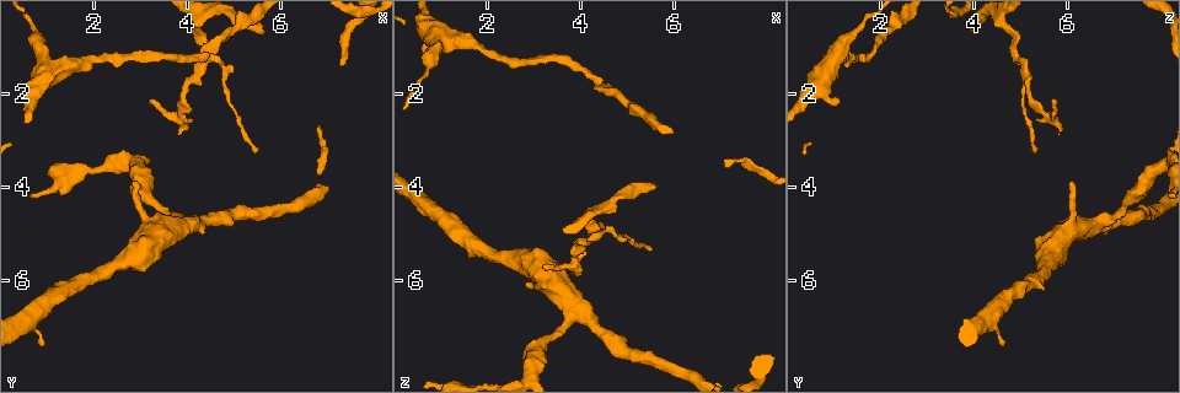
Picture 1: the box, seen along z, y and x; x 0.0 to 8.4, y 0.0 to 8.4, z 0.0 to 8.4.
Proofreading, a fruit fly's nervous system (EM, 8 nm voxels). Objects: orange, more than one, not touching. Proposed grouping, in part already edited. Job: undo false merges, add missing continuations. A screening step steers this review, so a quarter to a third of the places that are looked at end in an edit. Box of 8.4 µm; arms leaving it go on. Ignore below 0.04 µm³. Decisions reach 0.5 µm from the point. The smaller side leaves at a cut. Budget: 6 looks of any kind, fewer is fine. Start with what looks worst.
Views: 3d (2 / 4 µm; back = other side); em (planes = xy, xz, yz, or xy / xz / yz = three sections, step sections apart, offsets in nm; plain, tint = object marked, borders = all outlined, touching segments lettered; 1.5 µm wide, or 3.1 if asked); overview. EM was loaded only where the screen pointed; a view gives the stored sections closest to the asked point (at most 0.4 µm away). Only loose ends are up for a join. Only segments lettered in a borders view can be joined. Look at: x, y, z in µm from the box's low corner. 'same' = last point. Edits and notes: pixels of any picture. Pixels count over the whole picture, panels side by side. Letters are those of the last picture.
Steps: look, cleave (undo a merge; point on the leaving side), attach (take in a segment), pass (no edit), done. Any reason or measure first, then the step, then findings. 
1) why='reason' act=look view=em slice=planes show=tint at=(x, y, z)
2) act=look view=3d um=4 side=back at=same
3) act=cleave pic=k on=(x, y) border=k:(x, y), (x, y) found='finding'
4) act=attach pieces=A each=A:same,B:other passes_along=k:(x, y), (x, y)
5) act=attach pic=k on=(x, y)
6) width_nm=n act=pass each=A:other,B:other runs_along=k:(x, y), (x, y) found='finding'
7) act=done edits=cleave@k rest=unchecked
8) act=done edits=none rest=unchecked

why='an open end' act=look view=em slice=planes show=borders at=(5.60, 0.70, 4.00)

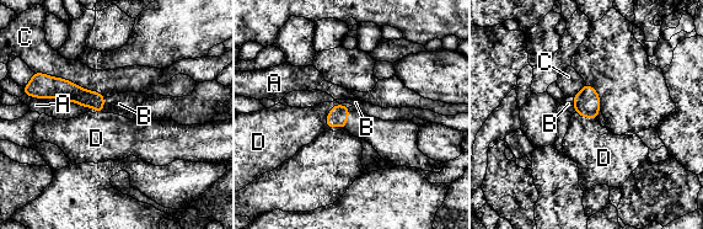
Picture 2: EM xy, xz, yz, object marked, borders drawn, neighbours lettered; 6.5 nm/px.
act=pass each=A:other,B:other,C:other,D:other runs_along=2:(52, 81), (89, 99), (100, 110) found='no lettered segment goes on from it'

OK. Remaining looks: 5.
why='three arms meet' act=look view=3d um=4 at=(0.90, 1.30, 0.95)

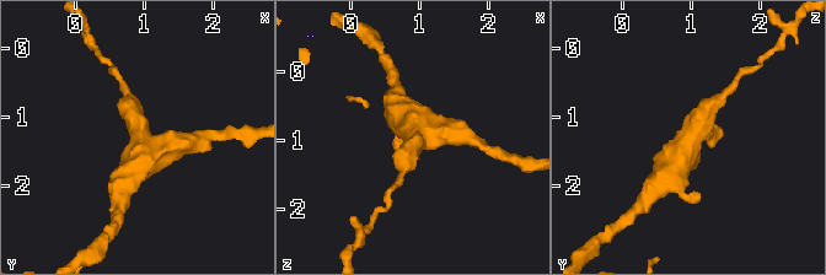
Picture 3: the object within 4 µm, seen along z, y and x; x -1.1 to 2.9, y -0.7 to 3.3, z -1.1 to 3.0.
act=look view=em slice=yz step=8 show=borders at=(0.95, 1.35, 1.00)

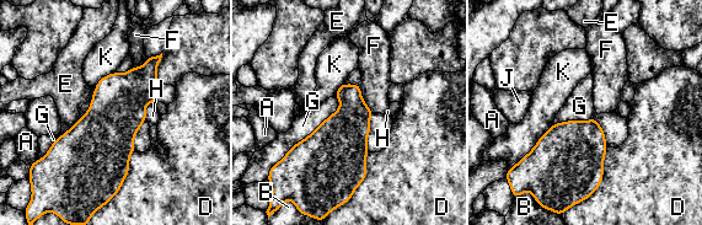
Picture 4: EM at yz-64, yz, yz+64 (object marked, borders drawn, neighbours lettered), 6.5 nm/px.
longest_contact=G:650nm act=pass each=A:other,B:other,D:other,E:other,F:other,G:other,H:other,J:other,K:other found='continuous, no second cell'

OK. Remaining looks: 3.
why='tapers out' act=look view=em slice=planes show=borders at=(2.90, 3.95, 6.10)

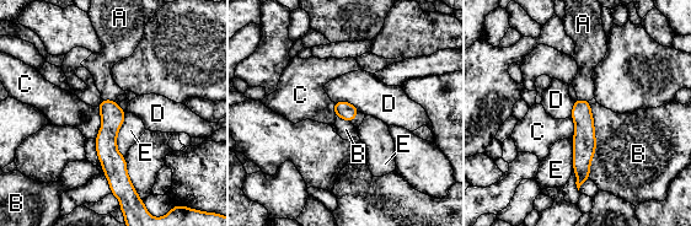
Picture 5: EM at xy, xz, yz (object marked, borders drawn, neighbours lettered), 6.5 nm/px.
width_nm=120 act=attach pieces=A each=A:same,B:other,C:other,D:other,E:other passes_along=5:(112, 116), (108, 100), (100, 64) found='it goes on there'

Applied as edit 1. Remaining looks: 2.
act=done edits=attach@5 rest=unchecked

